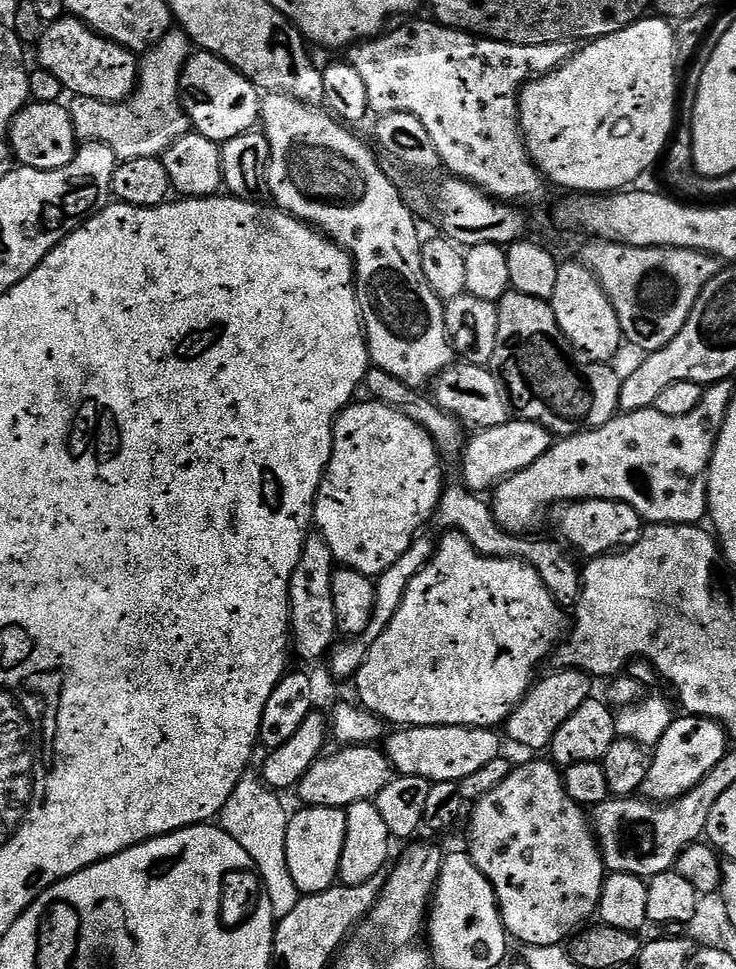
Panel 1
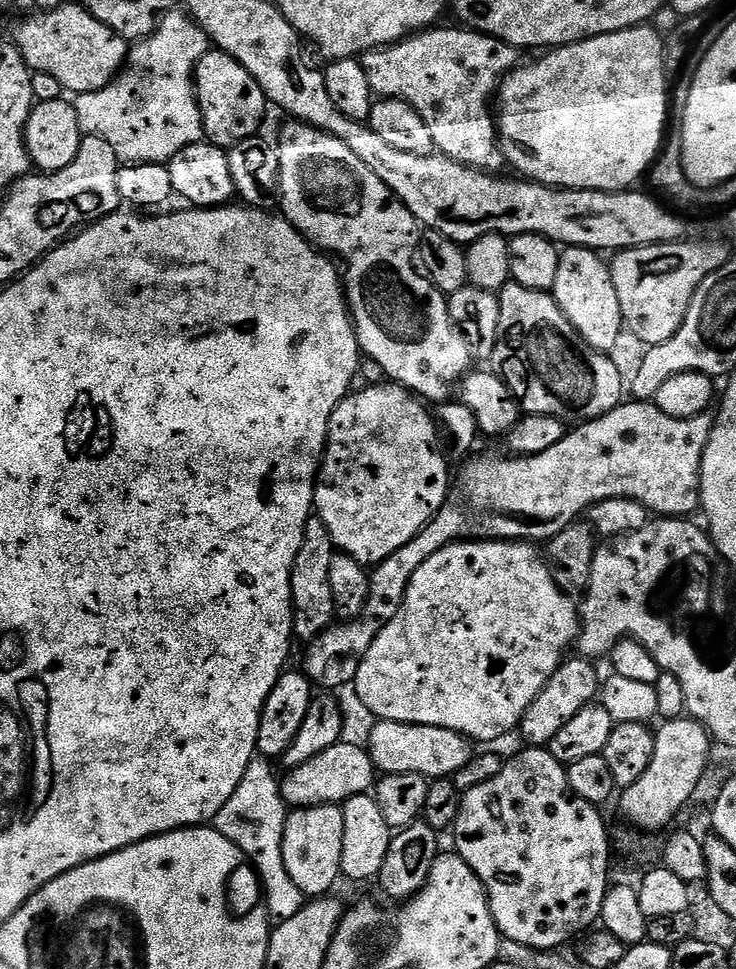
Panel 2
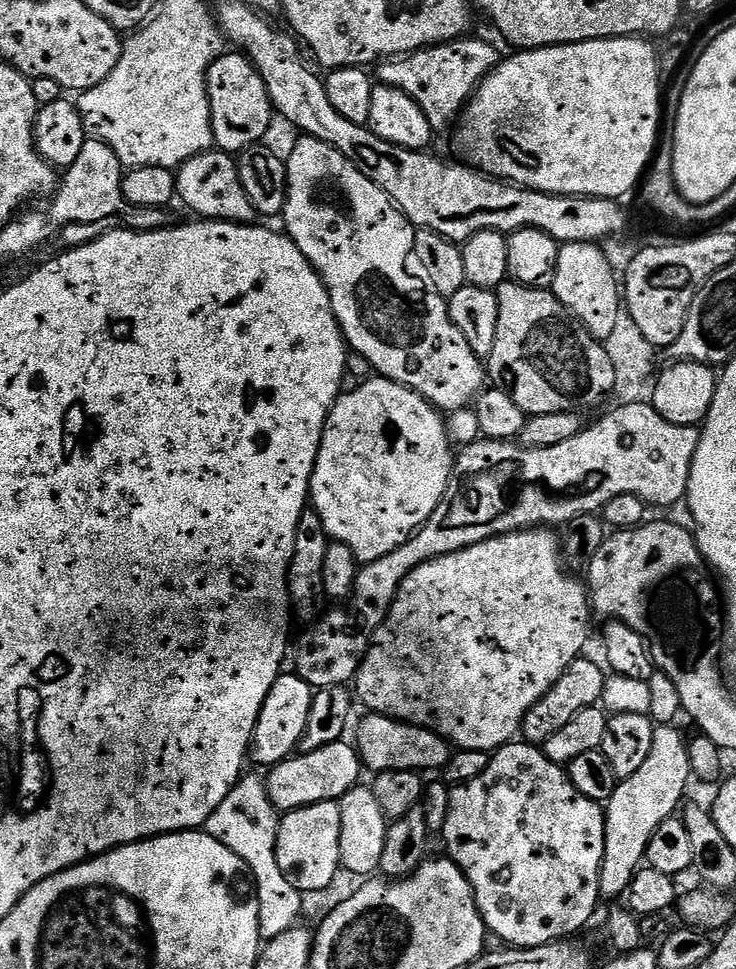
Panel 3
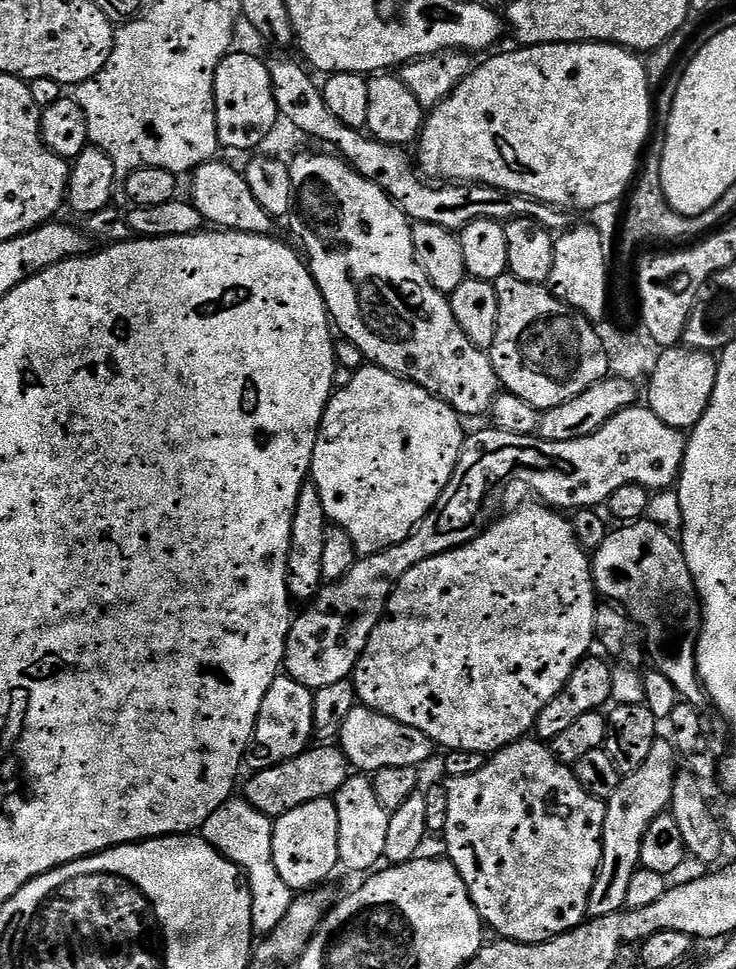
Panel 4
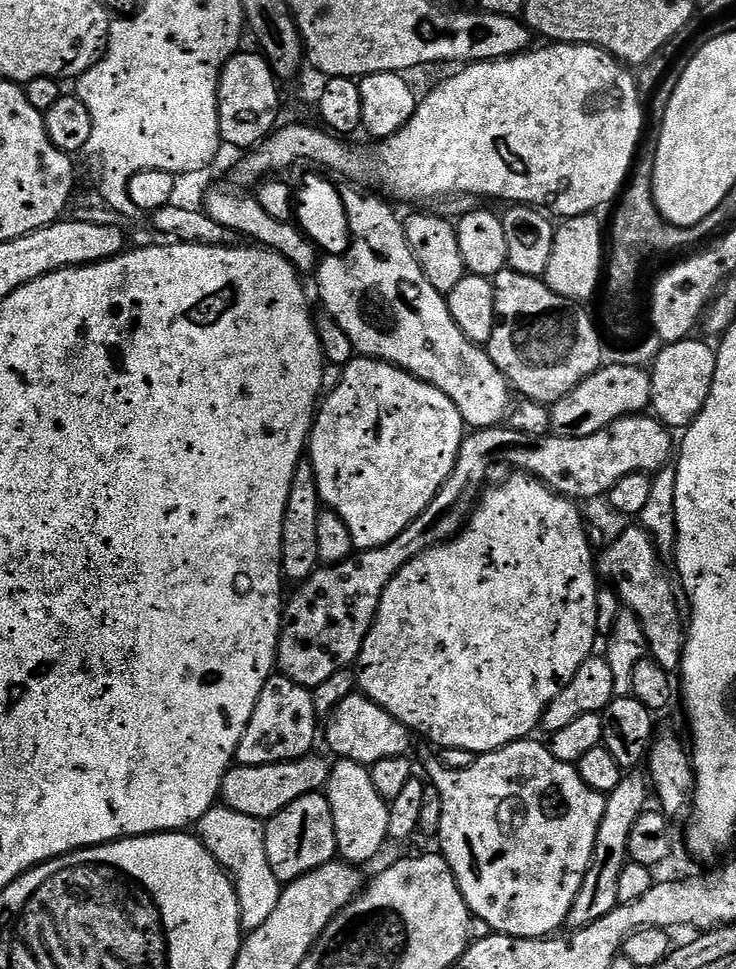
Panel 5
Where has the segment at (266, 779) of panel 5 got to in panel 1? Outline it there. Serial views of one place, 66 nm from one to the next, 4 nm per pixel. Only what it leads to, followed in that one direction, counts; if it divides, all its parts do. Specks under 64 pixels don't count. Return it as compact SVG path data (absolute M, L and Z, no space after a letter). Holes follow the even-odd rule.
M354 744L341 747L340 752L329 751L306 770L300 779L298 793L300 804L309 808L343 808L347 809L354 802L375 801L377 794L386 790L392 780L394 769L386 753L376 746Z

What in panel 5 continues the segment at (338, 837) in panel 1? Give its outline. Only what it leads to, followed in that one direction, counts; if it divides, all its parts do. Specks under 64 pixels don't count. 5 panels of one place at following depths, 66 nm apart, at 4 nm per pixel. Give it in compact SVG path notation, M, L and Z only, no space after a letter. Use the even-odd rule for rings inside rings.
M311 792L298 798L298 802L290 802L286 810L267 821L264 837L270 870L274 870L274 878L278 878L284 886L318 866L331 864L338 856L334 814L330 810L327 795L320 792Z

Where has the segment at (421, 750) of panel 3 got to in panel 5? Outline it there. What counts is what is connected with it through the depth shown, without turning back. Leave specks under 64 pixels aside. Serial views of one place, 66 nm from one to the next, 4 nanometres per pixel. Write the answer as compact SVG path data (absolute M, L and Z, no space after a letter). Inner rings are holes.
M353 694L337 706L327 717L328 744L333 757L353 760L365 766L382 762L382 758L398 758L411 753L414 733L411 728L399 724L393 716L363 694Z

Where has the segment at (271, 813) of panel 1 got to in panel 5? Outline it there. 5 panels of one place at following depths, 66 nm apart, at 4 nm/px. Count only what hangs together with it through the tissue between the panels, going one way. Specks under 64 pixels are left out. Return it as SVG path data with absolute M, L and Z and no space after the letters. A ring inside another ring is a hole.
M223 806L211 808L194 828L206 851L232 878L240 903L240 926L244 930L262 926L262 922L274 914L282 891L280 880L274 878L274 870L270 870L270 858L266 858L264 829L265 825L250 818L250 814L238 814L238 810Z

